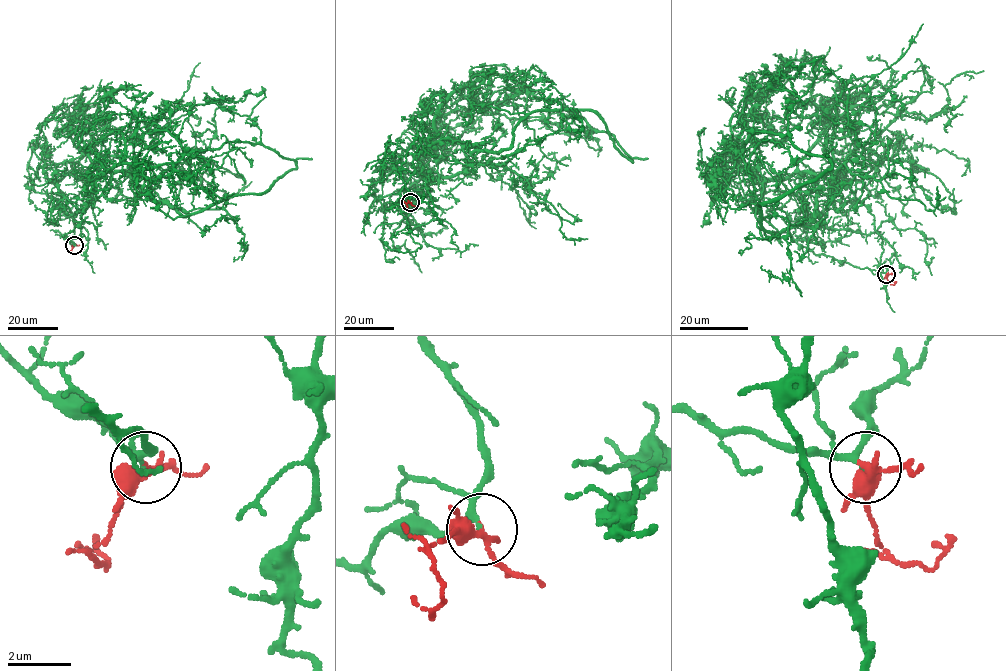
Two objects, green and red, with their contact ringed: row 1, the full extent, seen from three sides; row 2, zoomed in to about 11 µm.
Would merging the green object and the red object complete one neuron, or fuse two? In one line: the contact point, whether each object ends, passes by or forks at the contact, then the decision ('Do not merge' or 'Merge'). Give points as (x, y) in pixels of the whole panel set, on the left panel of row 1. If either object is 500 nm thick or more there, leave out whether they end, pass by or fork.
Place: (74, 245). At the ring green passes by. At the ring red passes by. Merge

